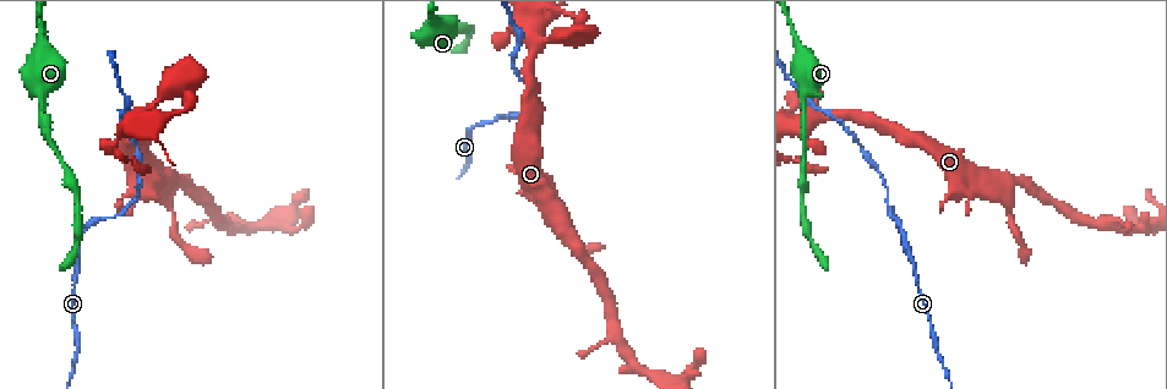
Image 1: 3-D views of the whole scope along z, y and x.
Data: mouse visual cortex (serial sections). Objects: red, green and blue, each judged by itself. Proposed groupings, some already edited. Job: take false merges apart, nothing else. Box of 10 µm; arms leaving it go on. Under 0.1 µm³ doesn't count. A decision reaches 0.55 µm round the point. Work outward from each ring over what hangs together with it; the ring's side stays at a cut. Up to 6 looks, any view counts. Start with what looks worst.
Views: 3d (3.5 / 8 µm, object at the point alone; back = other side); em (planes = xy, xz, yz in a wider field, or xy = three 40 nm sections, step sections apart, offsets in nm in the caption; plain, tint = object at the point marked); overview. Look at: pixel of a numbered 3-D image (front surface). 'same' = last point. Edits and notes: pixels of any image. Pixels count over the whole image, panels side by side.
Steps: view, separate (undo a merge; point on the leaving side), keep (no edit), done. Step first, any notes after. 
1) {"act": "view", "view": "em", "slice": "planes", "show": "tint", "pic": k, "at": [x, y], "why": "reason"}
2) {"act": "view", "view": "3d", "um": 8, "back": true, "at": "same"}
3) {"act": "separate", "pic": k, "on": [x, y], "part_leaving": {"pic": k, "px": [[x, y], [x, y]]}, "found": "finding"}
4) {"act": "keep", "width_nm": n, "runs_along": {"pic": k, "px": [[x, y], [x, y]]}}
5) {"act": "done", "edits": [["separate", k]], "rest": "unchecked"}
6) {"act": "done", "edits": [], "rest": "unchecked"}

{"act": "view", "view": "3d", "um": 3.5, "pic": 1, "at": [41, 110], "why": "calibre changes"}

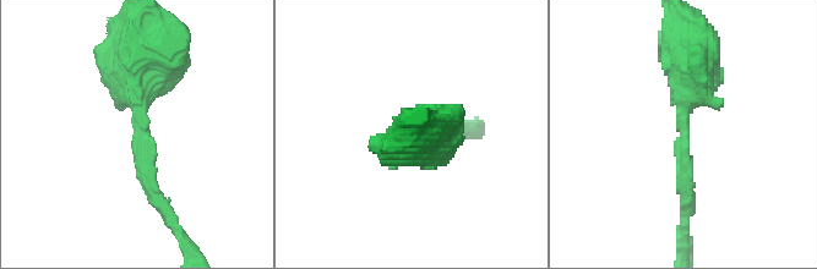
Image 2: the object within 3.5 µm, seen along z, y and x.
{"act": "view", "view": "em", "slice": "xy", "step": 5, "show": "tint", "pic": 2, "at": [141, 138], "why": "now the EM"}

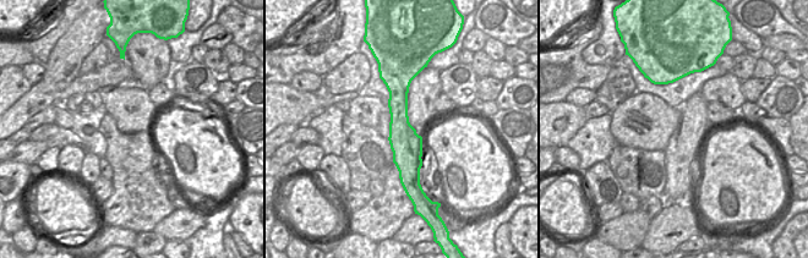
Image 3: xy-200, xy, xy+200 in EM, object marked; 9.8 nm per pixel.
{"act": "keep", "arm_widths_nm": [150, 600], "runs_along": {"pic": 3, "px": [[394, 75], [409, 180]]}, "found": "all the same cell"}

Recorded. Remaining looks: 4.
{"act": "view", "view": "3d", "um": 3.5, "pic": 1, "at": [816, 118], "why": "four arms meet"}

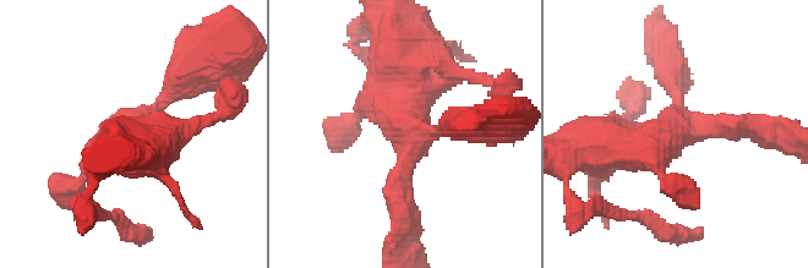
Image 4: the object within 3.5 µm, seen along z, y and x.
{"act": "view", "view": "em", "slice": "xy", "step": 2, "show": "tint", "pic": 4, "at": [679, 130]}

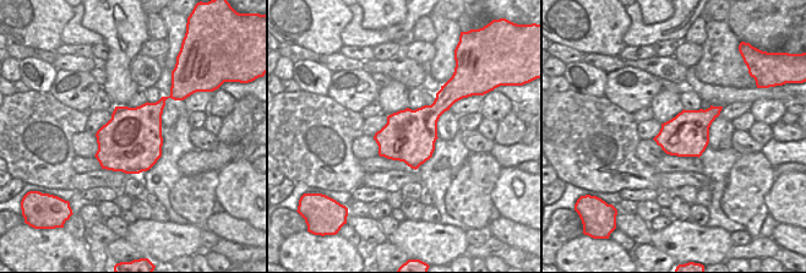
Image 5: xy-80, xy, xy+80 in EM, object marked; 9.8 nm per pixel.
{"act": "keep", "found": "one cell here"}

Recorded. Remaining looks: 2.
{"act": "view", "view": "3d", "um": 3.5, "pic": 1, "at": [888, 193], "why": "narrows sharply"}

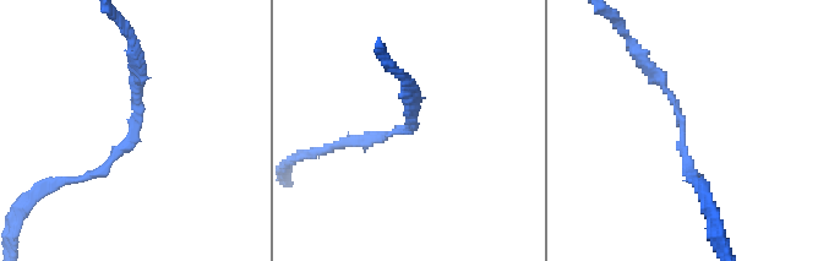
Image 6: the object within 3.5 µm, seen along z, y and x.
{"act": "view", "view": "em", "slice": "xy", "step": 1, "show": "tint", "pic": 6, "at": [136, 129], "arm_widths_nm": [150, 150], "why": "now the EM"}

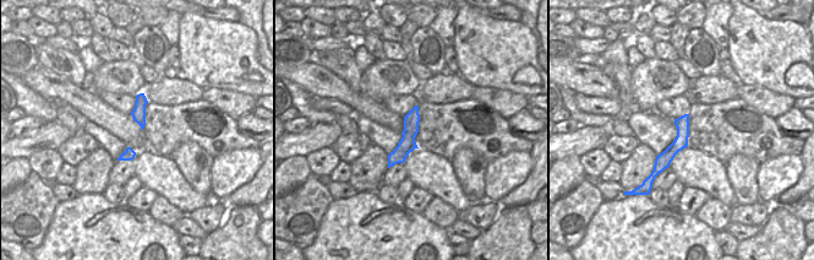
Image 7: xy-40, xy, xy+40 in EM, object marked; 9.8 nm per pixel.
{"act": "keep", "runs_along": {"pic": 7, "px": [[686, 118], [681, 141], [655, 172]]}, "found": "continuous, no second cell"}

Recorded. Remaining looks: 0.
{"act": "done", "edits": [], "rest": "unchecked"}

